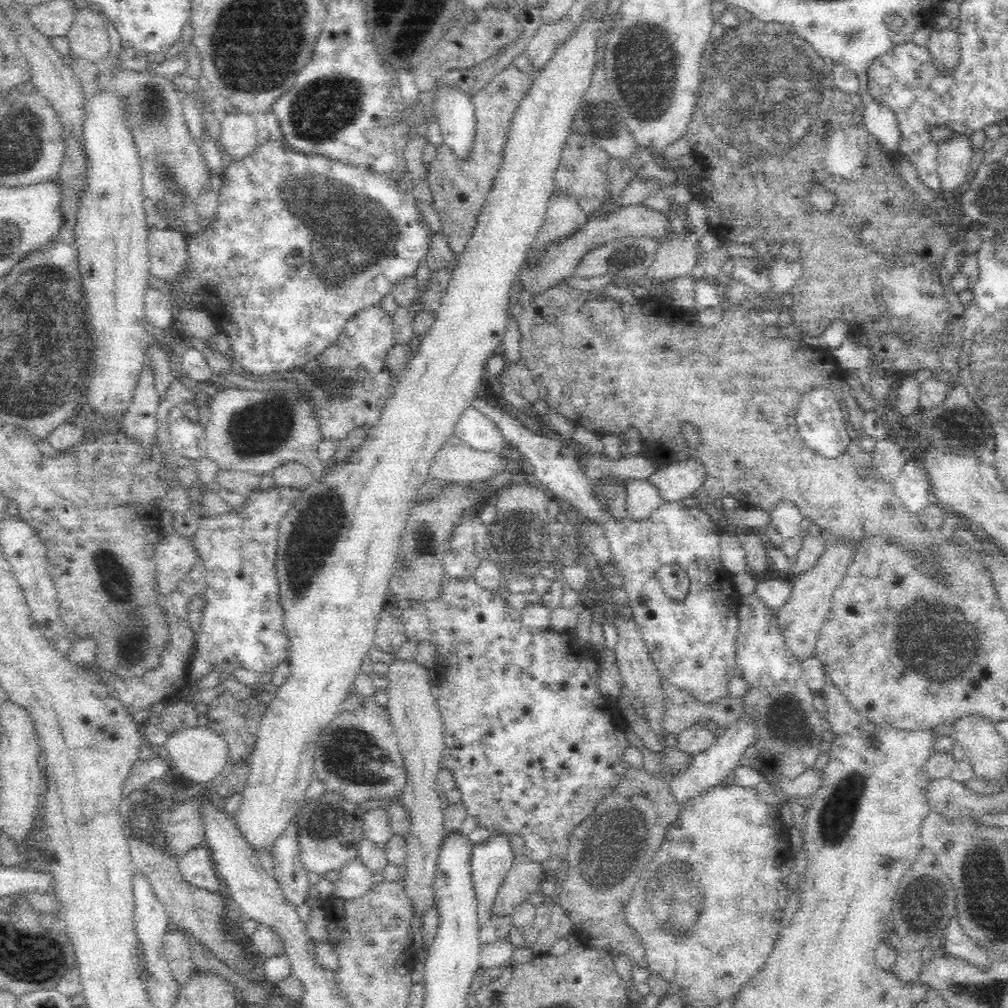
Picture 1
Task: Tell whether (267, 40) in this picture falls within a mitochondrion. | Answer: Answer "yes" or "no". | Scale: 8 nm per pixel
yes

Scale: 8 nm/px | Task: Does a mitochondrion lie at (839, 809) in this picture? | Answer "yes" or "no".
yes

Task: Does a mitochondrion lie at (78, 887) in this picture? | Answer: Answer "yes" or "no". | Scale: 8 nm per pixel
no

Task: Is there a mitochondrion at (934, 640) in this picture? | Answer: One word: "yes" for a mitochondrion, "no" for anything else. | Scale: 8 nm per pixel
yes

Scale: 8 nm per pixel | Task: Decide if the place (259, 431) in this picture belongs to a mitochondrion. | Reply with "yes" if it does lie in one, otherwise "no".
yes

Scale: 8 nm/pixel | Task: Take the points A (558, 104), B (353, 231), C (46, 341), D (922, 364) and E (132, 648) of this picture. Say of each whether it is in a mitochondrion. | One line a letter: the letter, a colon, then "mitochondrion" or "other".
A: other
B: mitochondrion
C: mitochondrion
D: other
E: mitochondrion

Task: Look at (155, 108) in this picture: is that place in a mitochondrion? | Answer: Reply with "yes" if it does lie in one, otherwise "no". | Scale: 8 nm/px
yes

